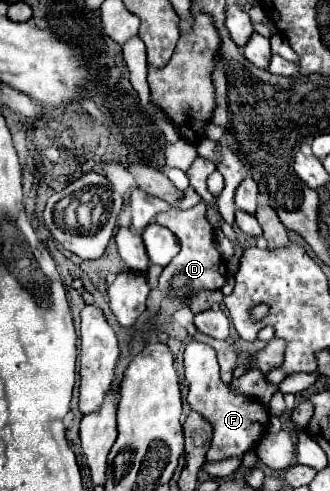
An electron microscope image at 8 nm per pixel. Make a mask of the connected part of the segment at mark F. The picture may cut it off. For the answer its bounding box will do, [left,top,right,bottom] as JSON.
[184,342,268,462]

